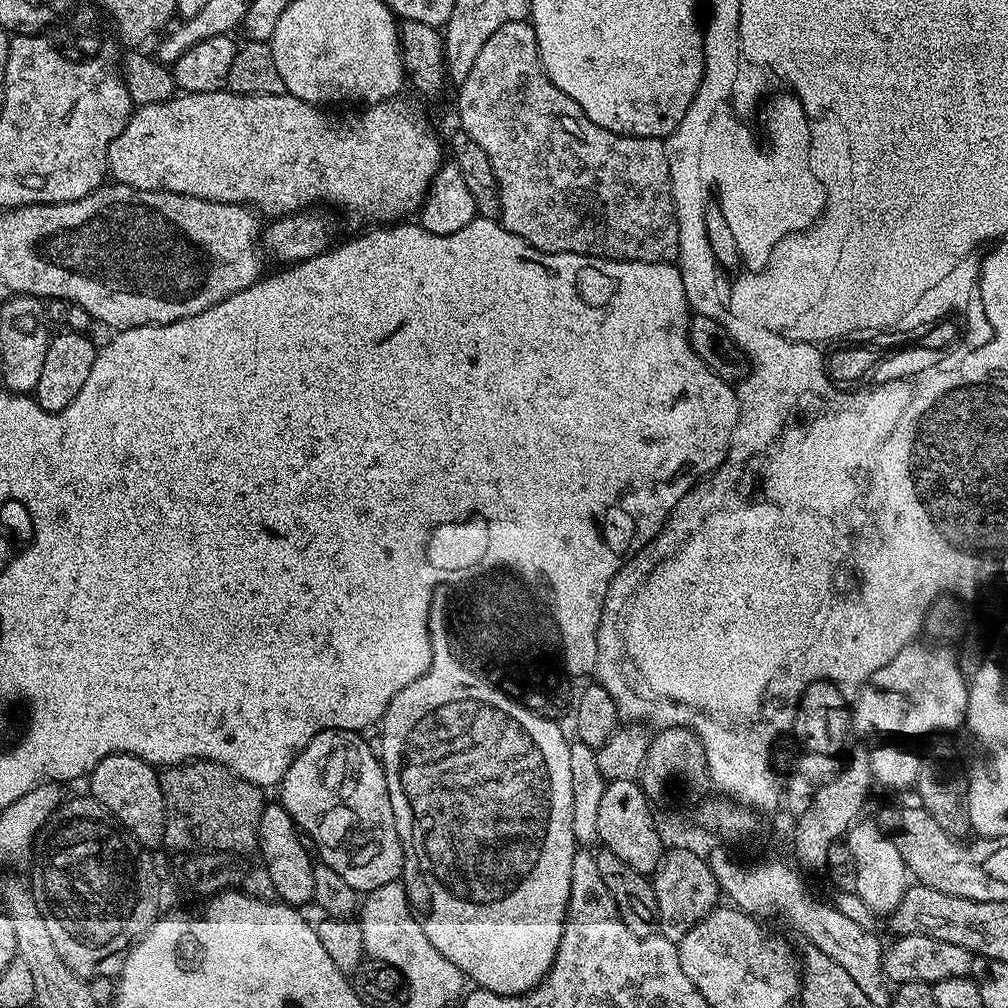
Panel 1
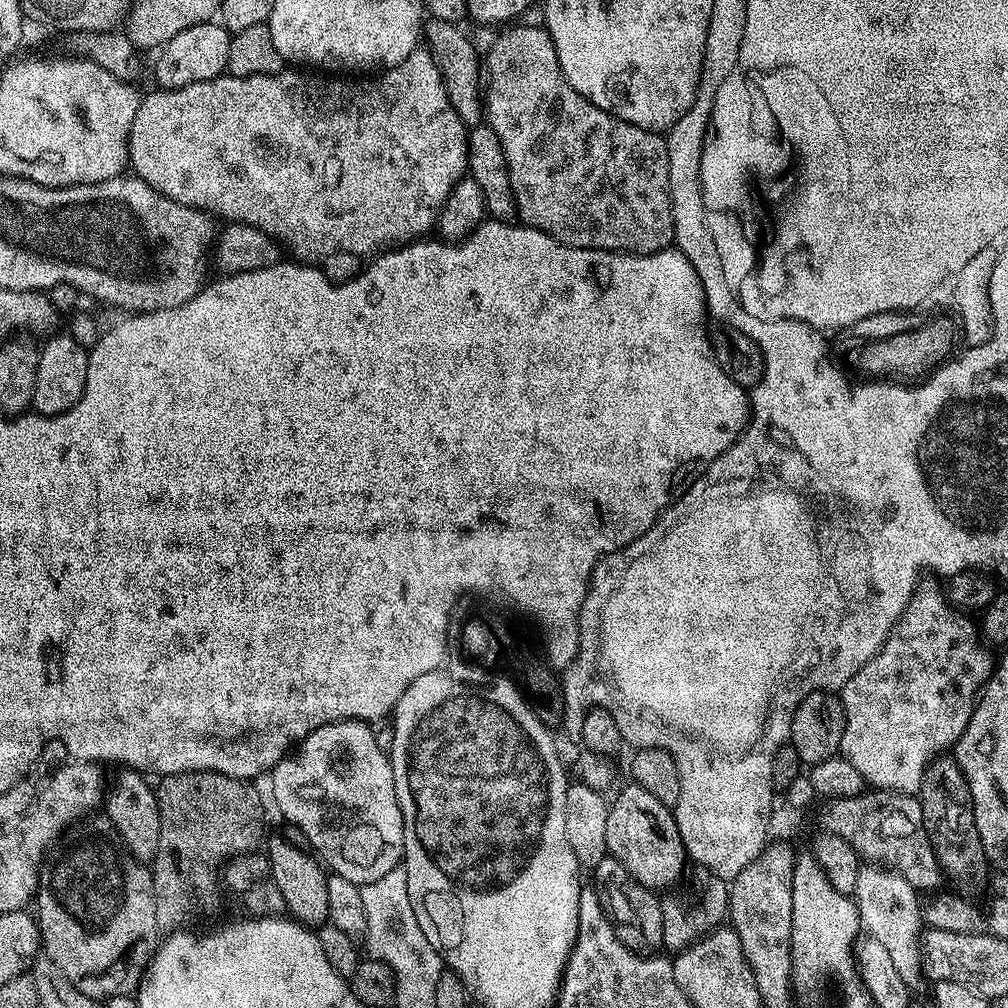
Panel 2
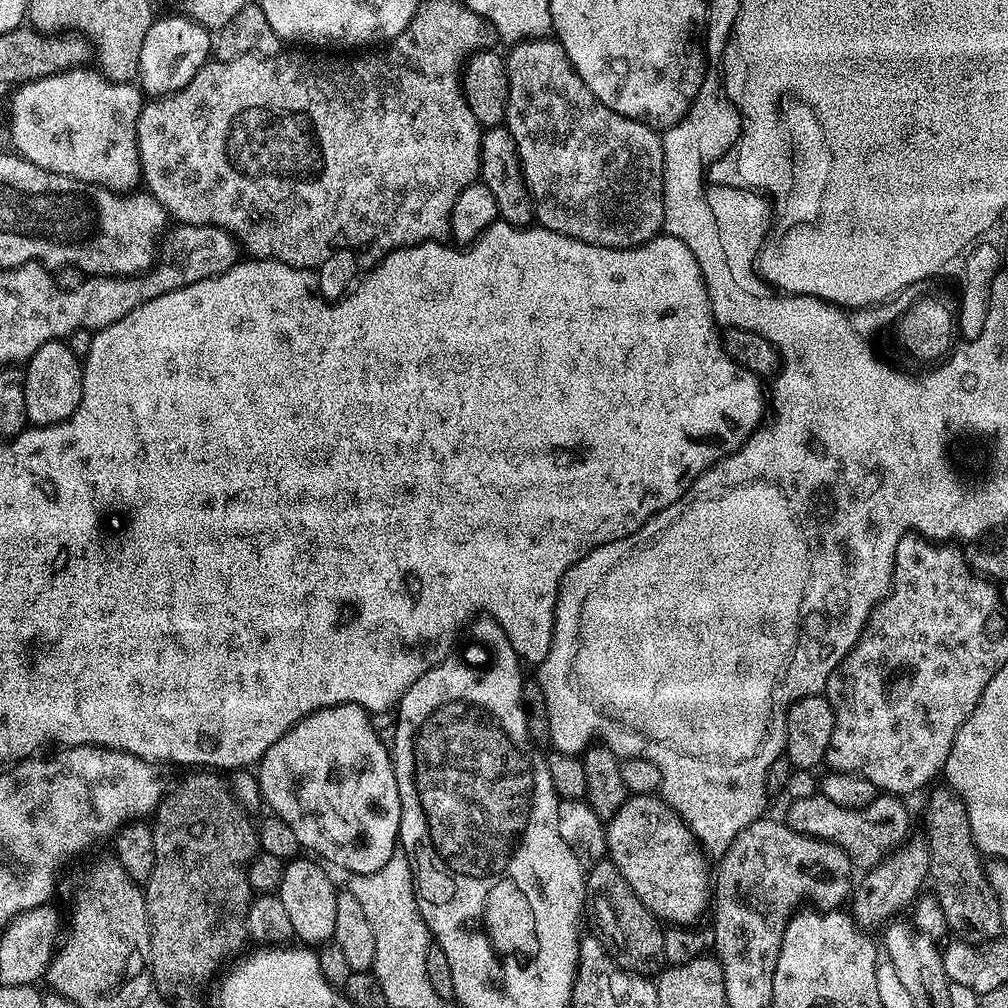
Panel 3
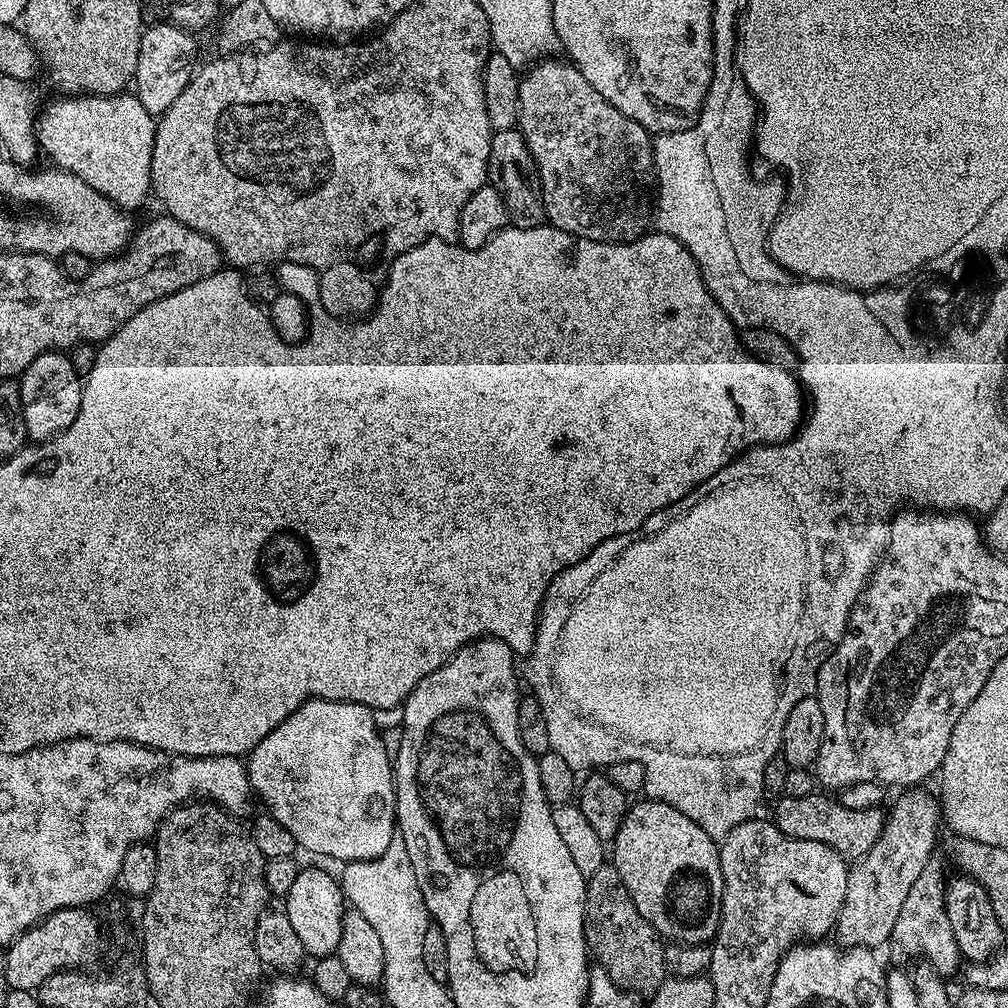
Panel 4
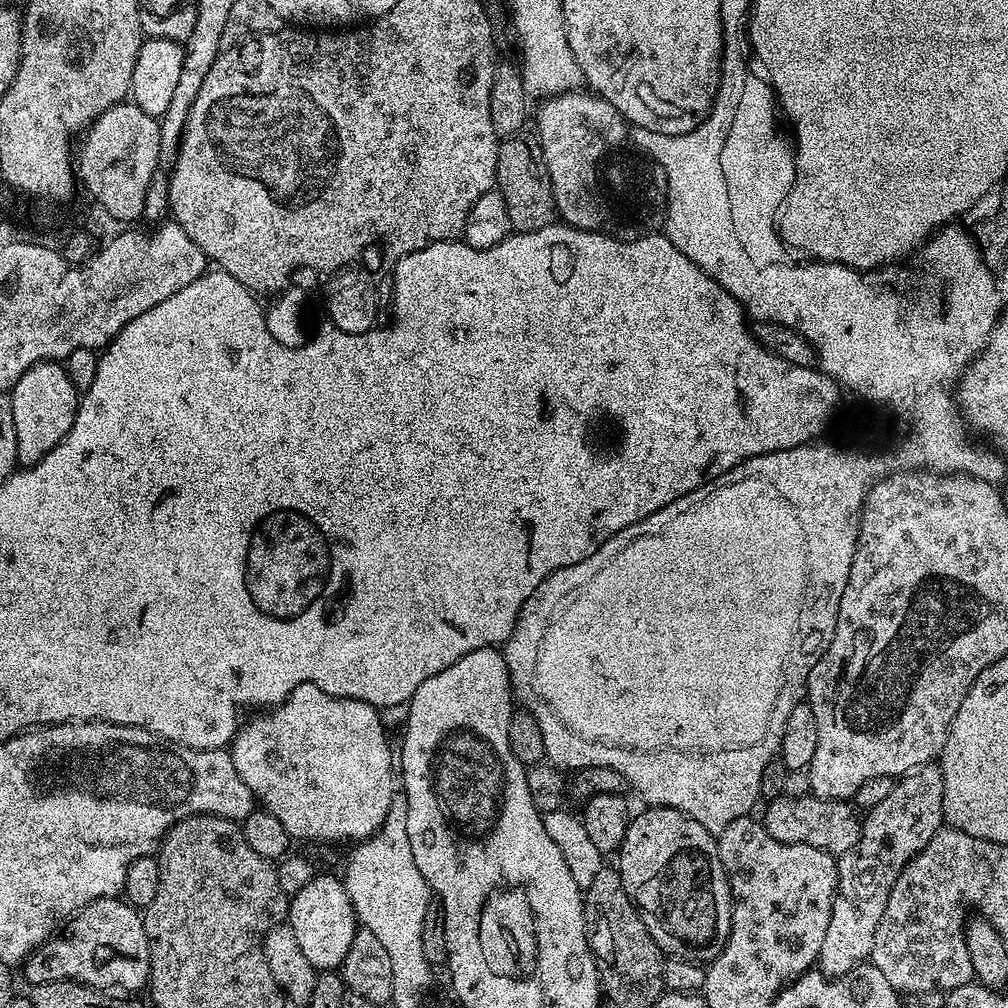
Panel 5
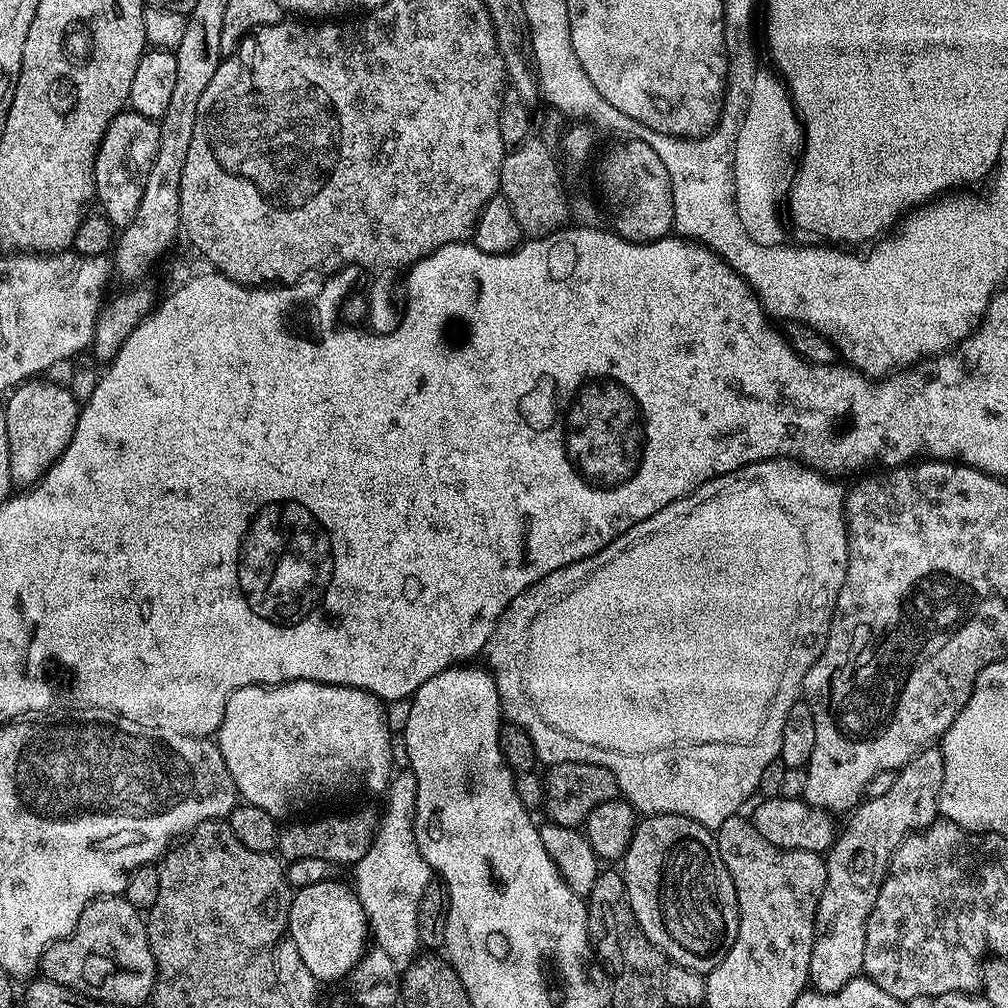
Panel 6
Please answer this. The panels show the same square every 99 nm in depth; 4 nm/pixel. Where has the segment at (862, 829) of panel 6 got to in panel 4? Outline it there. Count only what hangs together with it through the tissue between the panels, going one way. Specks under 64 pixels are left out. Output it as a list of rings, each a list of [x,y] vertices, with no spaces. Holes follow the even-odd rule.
[[[912,786],[907,790],[901,791],[904,793],[902,793],[901,796],[897,798],[896,805],[894,805],[890,810],[887,809],[886,819],[884,821],[884,829],[878,838],[878,842],[874,842],[874,846],[870,846],[870,850],[867,852],[867,854],[859,857],[859,859],[857,859],[855,863],[849,867],[845,902],[841,908],[840,915],[836,920],[836,927],[834,929],[834,936],[837,936],[835,939],[839,941],[839,943],[843,945],[844,948],[871,948],[876,950],[879,949],[879,944],[887,945],[889,941],[891,941],[892,931],[894,930],[894,922],[898,920],[898,910],[902,908],[902,902],[906,900],[906,894],[910,894],[910,886],[914,886],[914,881],[918,878],[918,874],[922,874],[922,870],[929,867],[931,860],[928,859],[931,858],[932,851],[934,851],[936,848],[936,831],[939,830],[940,824],[942,828],[942,805],[939,799],[937,799],[933,793],[931,796],[931,794],[928,793],[926,789],[927,787],[924,786]]]

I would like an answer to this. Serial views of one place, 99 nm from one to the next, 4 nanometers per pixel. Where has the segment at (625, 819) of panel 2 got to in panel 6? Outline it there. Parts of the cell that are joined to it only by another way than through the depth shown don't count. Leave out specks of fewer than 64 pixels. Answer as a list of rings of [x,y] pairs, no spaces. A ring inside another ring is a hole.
[[[648,814],[637,823],[636,833],[632,836],[630,846],[622,858],[623,864],[622,875],[628,901],[634,910],[634,918],[638,918],[638,926],[642,926],[646,938],[650,938],[650,942],[654,947],[663,952],[671,963],[681,964],[695,972],[703,972],[705,974],[712,972],[714,966],[718,966],[718,962],[722,962],[722,958],[726,958],[726,954],[730,954],[730,946],[734,946],[734,938],[738,938],[738,922],[740,921],[738,918],[738,902],[736,901],[734,882],[727,872],[727,866],[723,864],[722,854],[719,853],[719,846],[716,844],[715,835],[698,822],[694,822],[685,816],[657,816],[655,814]]]

